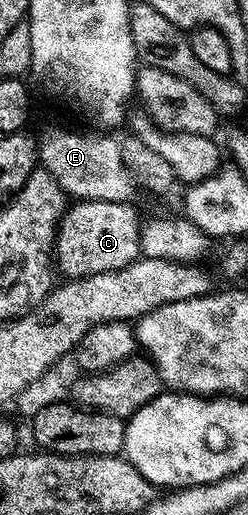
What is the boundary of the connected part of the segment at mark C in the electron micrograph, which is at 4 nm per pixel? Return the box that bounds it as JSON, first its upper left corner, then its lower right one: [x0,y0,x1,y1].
[54,199,142,280]

